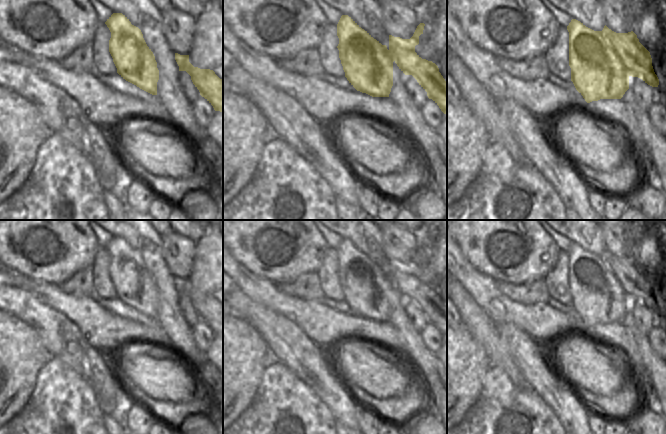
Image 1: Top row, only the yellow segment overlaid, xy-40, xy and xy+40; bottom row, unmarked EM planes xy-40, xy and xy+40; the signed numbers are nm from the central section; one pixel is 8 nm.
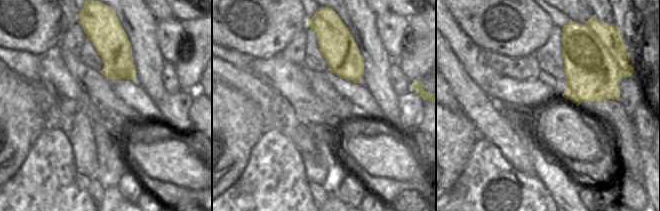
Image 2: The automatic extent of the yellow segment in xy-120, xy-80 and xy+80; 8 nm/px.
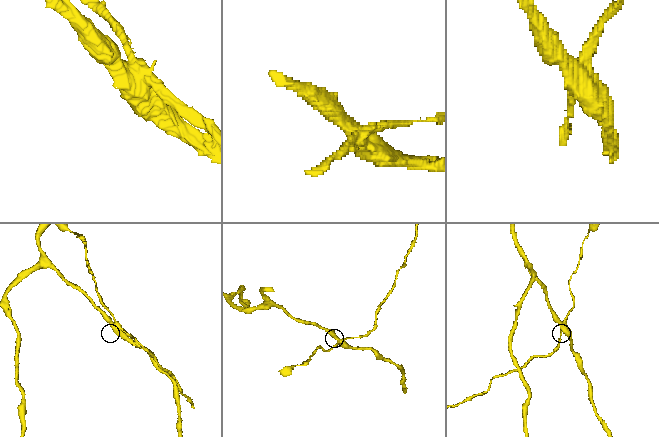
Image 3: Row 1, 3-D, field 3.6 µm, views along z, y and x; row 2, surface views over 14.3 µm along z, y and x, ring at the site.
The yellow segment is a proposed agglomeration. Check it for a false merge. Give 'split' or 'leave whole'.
split

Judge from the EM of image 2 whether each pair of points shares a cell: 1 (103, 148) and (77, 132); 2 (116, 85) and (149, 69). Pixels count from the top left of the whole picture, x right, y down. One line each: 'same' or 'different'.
1: different
2: different

